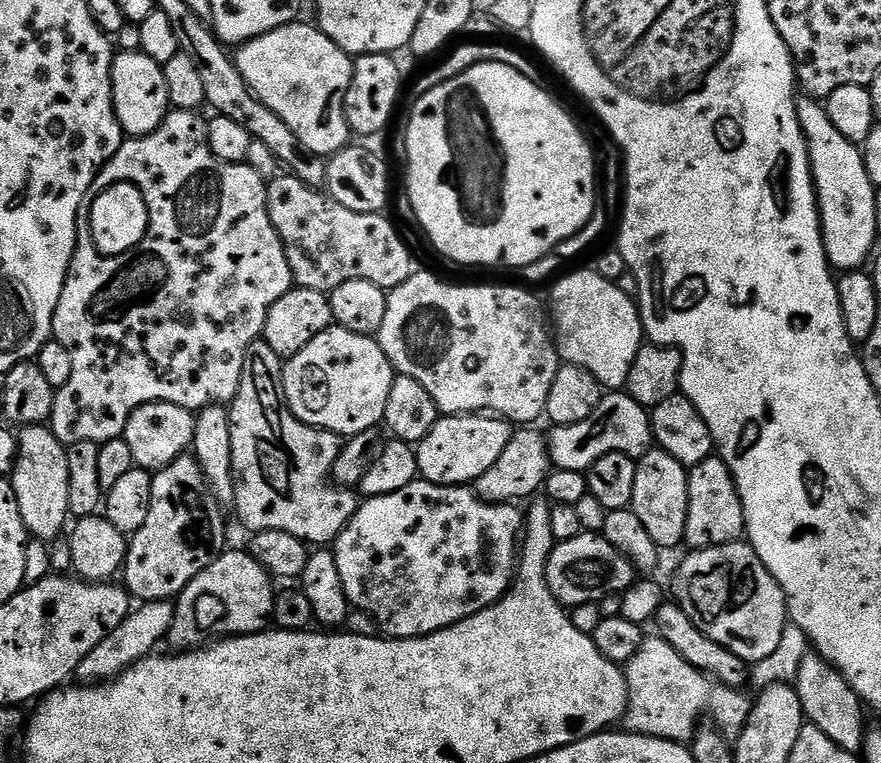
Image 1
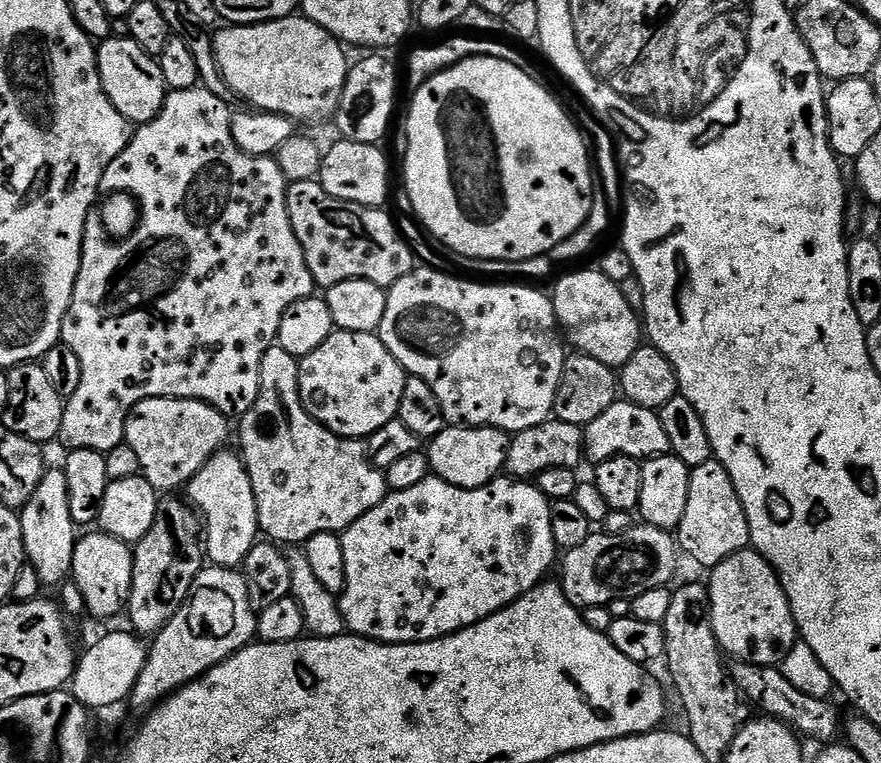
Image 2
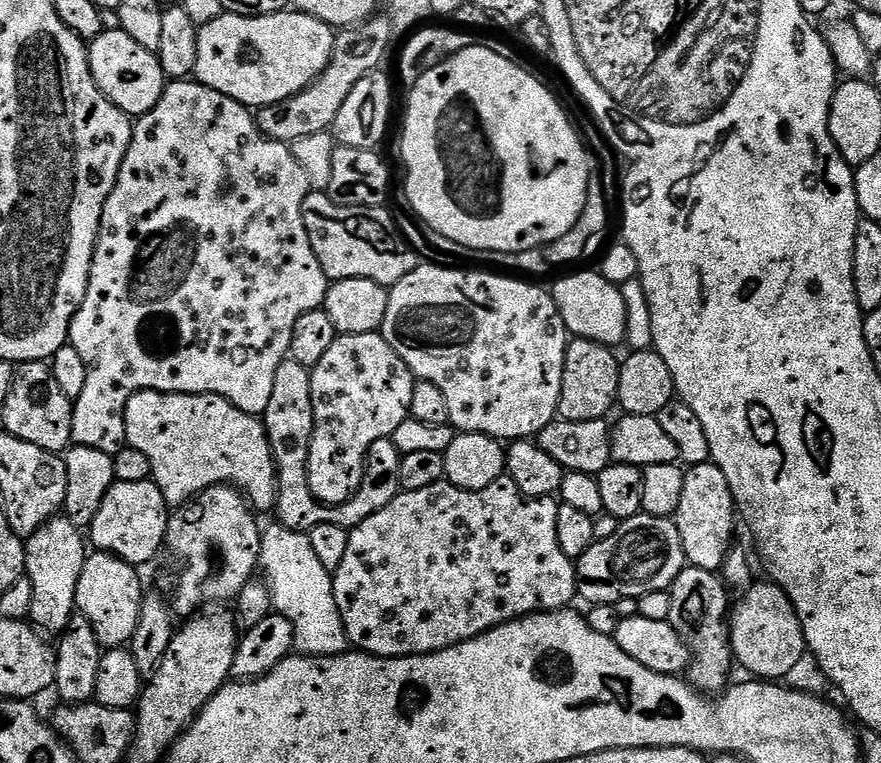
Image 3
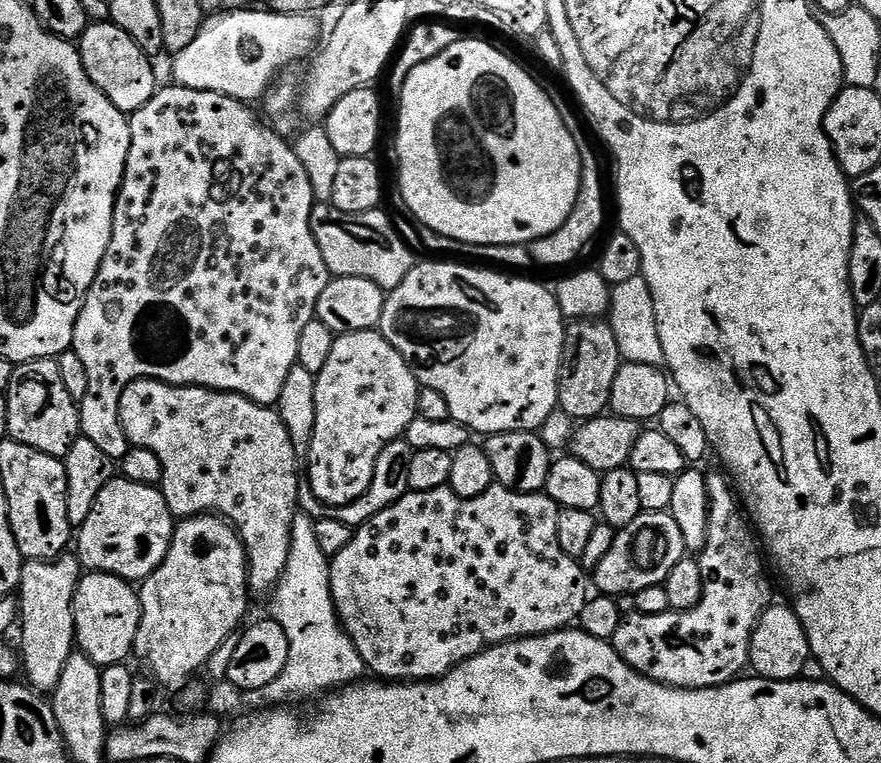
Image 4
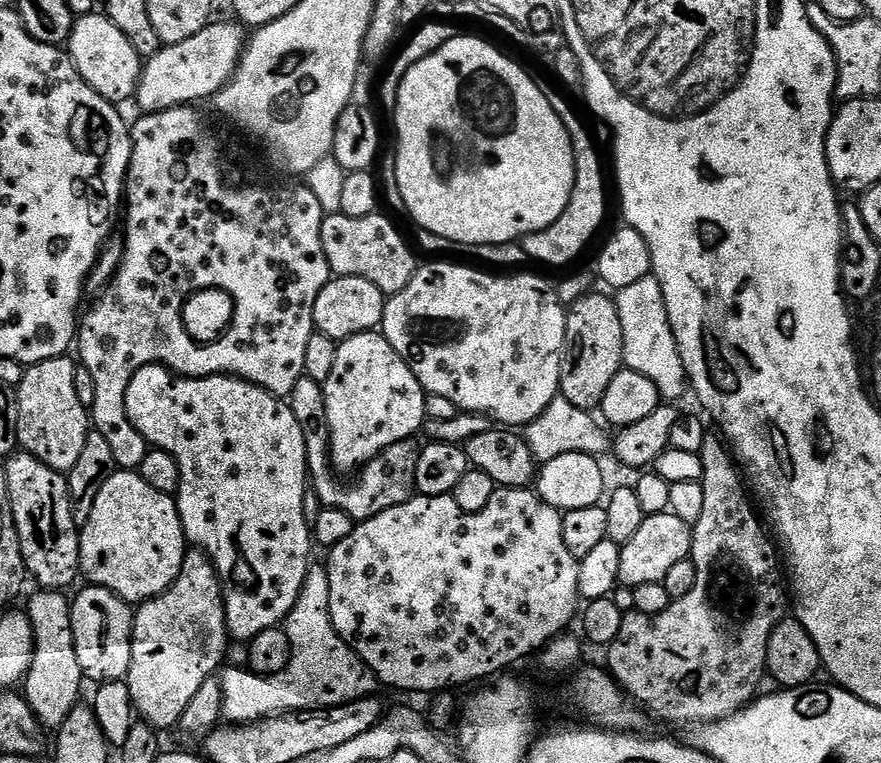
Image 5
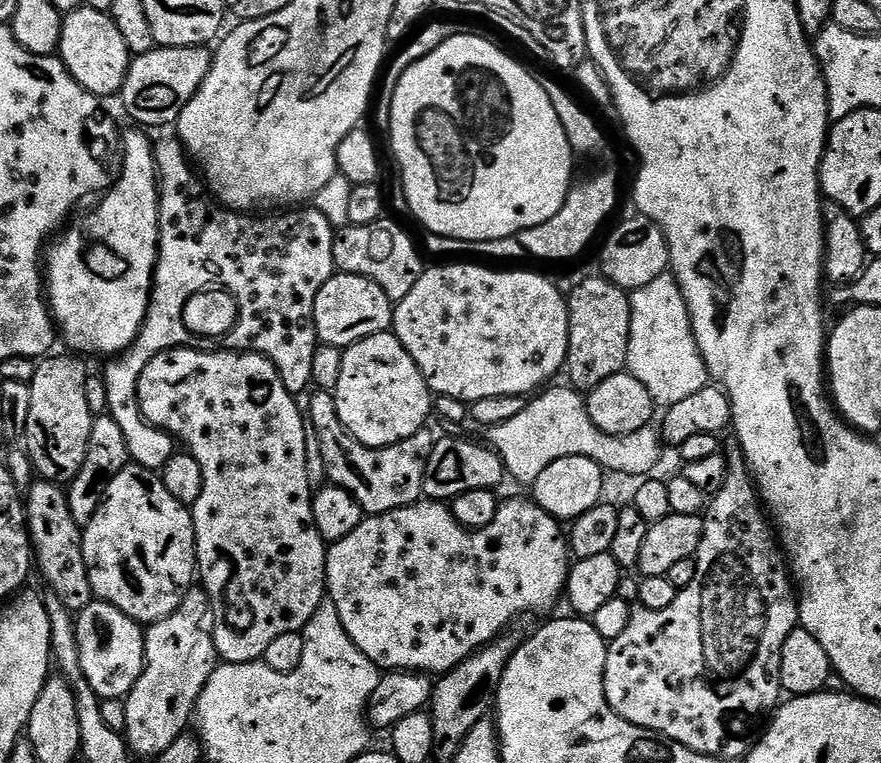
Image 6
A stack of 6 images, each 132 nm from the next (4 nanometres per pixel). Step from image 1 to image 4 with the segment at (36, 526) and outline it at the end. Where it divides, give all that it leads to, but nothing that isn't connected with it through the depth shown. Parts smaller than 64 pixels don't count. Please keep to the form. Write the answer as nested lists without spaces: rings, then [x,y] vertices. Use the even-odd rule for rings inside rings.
[[[65,554],[60,556],[57,560],[29,560],[24,565],[22,574],[20,575],[20,587],[18,589],[18,599],[20,601],[20,619],[18,621],[18,633],[20,632],[20,648],[18,644],[18,652],[22,657],[22,672],[25,672],[27,683],[31,685],[35,691],[41,694],[51,694],[58,686],[59,678],[62,675],[62,670],[65,669],[66,660],[73,654],[74,649],[77,647],[76,642],[76,623],[74,622],[74,610],[72,603],[74,602],[74,594],[76,588],[80,584],[82,575],[82,565],[75,555]]]

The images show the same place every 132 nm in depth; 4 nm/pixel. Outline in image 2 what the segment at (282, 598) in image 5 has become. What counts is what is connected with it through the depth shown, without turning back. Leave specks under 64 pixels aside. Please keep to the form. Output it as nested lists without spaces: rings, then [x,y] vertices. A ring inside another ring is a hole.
[[[154,398],[153,400],[143,400],[138,402],[138,406],[132,408],[132,413],[128,416],[128,421],[124,427],[124,443],[130,446],[130,450],[134,450],[134,454],[138,454],[138,462],[140,463],[140,475],[146,478],[146,482],[150,482],[150,486],[154,486],[157,493],[172,494],[175,488],[183,489],[187,485],[190,478],[194,478],[194,474],[198,474],[198,470],[202,470],[202,466],[215,453],[221,451],[225,447],[224,444],[228,440],[228,424],[229,417],[224,416],[216,408],[211,408],[209,404],[203,404],[200,400],[167,400],[166,398]]]

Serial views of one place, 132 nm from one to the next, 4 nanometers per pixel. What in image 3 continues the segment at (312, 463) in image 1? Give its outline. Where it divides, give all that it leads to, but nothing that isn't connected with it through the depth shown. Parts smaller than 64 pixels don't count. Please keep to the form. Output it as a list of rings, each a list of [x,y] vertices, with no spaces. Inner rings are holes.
[[[291,358],[284,360],[282,366],[278,366],[278,374],[274,374],[274,391],[270,394],[270,406],[266,406],[263,414],[264,429],[268,431],[268,441],[272,457],[276,463],[276,506],[274,516],[279,523],[287,528],[297,530],[310,530],[319,524],[333,524],[346,529],[358,527],[370,514],[382,510],[402,490],[398,482],[398,466],[400,465],[400,451],[394,446],[391,438],[374,442],[368,451],[366,461],[366,475],[362,478],[360,488],[344,504],[329,506],[318,502],[310,494],[310,486],[306,478],[306,466],[308,465],[308,451],[310,450],[310,438],[312,437],[312,374],[307,368],[303,368]]]

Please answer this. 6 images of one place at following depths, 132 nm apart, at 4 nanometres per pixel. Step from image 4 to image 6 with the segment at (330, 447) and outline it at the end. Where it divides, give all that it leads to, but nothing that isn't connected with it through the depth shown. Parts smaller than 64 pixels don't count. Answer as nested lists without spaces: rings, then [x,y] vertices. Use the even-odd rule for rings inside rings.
[[[395,331],[370,334],[370,338],[362,338],[349,348],[343,349],[342,370],[338,374],[338,382],[334,389],[336,413],[345,430],[368,448],[385,448],[391,444],[410,438],[415,432],[421,431],[424,424],[434,412],[434,393],[428,389],[424,375],[418,370],[414,358],[402,346]]]

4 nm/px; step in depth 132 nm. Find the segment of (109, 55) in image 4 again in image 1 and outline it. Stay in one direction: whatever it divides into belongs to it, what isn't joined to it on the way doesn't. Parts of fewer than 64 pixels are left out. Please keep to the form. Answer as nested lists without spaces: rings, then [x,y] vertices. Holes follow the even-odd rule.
[[[117,51],[112,57],[112,105],[120,129],[129,137],[145,136],[153,132],[170,111],[162,65],[142,51]]]

